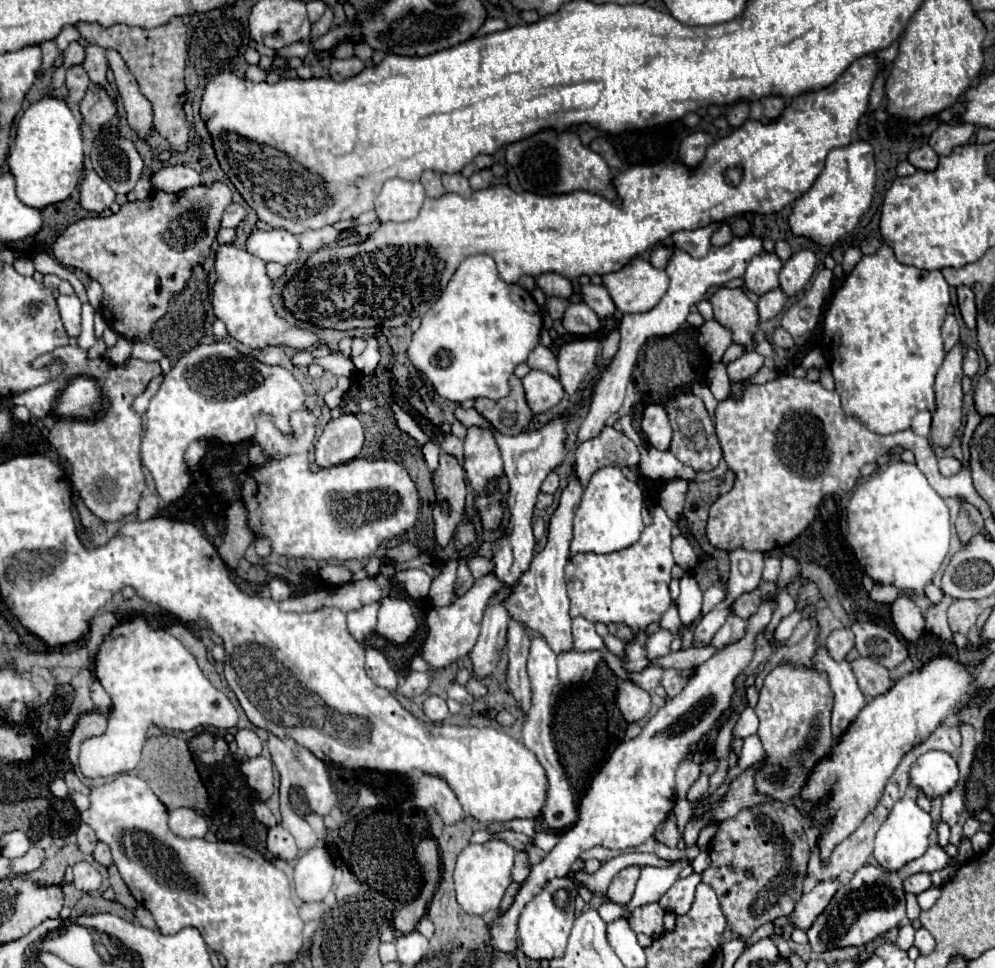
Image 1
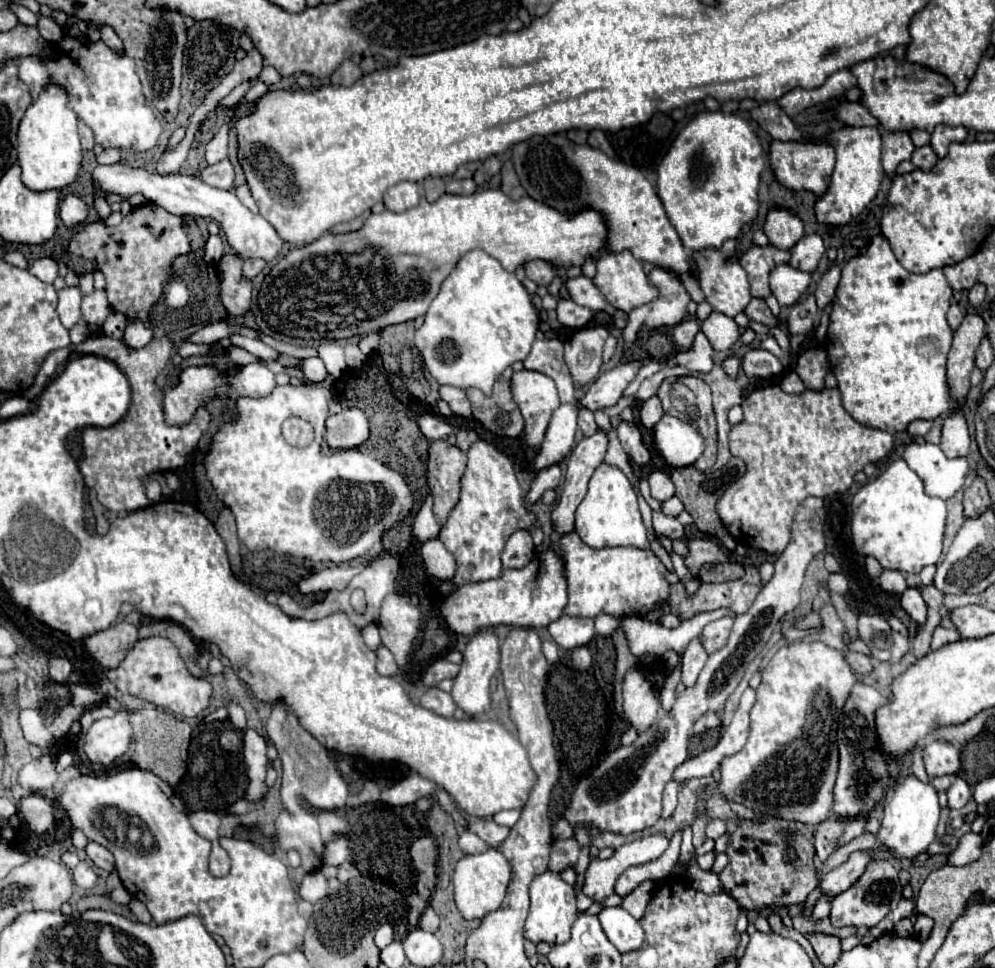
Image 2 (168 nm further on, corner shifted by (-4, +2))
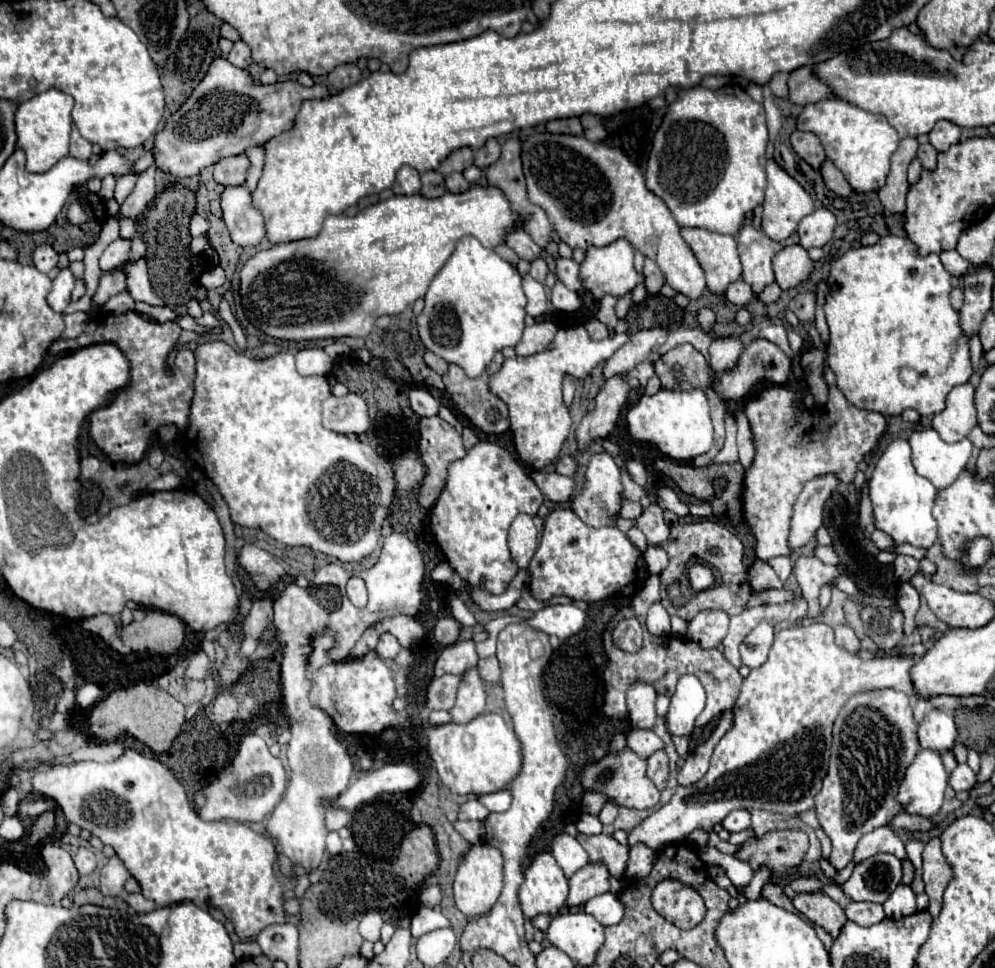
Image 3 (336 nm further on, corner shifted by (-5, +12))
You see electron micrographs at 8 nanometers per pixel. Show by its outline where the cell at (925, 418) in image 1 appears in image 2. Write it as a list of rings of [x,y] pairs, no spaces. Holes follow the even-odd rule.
[[[914,420],[914,422],[910,422],[908,424],[908,434],[910,436],[924,436],[932,426],[936,424],[936,420],[934,422],[928,422],[928,420]]]

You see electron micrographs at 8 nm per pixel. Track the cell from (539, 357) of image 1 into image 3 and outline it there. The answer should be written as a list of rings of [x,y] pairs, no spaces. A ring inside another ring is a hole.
[[[539,322],[525,328],[523,340],[515,346],[517,356],[531,356],[549,350],[553,338],[557,334],[557,326],[553,322]]]

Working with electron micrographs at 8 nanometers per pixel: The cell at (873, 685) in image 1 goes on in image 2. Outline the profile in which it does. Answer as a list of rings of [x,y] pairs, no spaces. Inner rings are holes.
[[[844,650],[844,658],[846,658],[846,662],[850,664],[850,668],[852,668],[856,674],[868,674],[868,672],[872,672],[872,662],[870,662],[868,656],[858,654],[858,652]]]

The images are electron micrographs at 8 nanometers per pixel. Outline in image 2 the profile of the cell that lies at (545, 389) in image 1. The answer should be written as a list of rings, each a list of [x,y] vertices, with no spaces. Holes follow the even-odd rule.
[[[522,370],[512,374],[512,394],[524,418],[524,442],[530,450],[538,452],[546,434],[552,412],[560,406],[556,384],[542,372]]]

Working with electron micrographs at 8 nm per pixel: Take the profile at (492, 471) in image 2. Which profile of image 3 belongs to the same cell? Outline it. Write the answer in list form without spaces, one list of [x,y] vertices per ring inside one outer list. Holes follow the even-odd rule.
[[[481,440],[471,450],[467,450],[465,458],[449,464],[445,490],[441,492],[435,508],[431,510],[431,534],[435,536],[451,568],[467,584],[487,588],[491,594],[499,594],[499,592],[505,592],[505,588],[509,586],[509,582],[513,580],[517,572],[517,564],[511,560],[511,554],[507,548],[507,530],[517,514],[537,514],[541,504],[543,504],[541,490],[525,474],[525,470],[513,458],[513,454],[499,444]]]

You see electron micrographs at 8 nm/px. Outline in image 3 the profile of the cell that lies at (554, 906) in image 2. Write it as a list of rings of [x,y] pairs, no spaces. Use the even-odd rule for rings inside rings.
[[[549,852],[535,856],[525,870],[525,880],[519,888],[519,902],[527,920],[539,914],[555,916],[569,894],[567,878]]]

